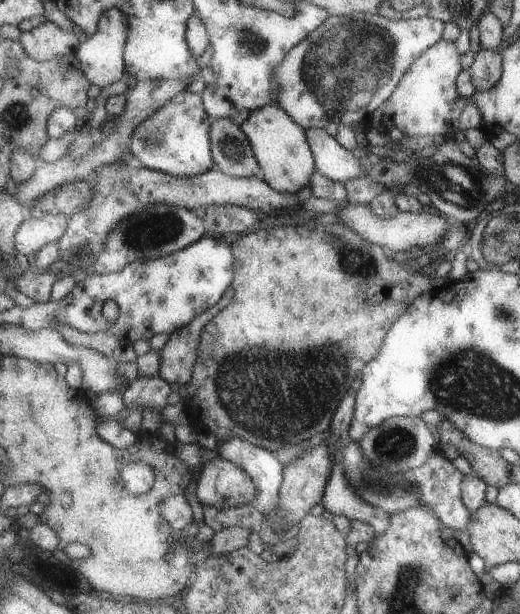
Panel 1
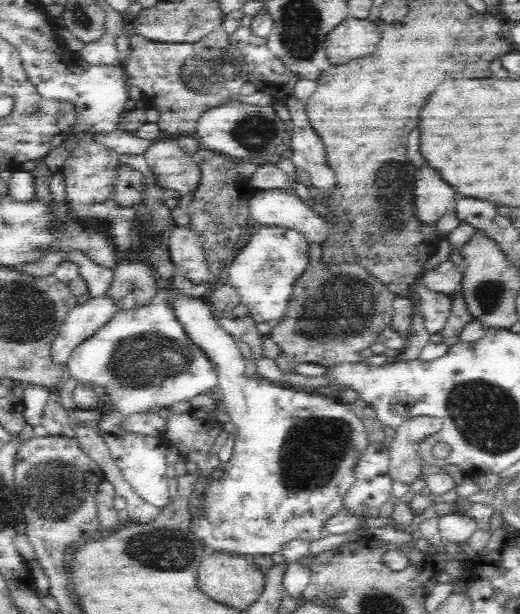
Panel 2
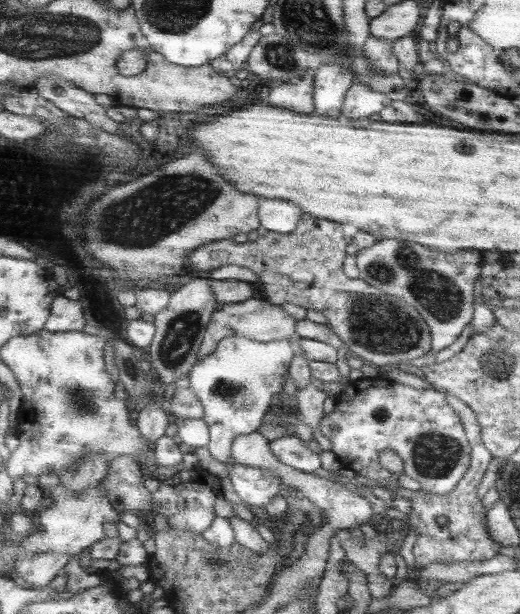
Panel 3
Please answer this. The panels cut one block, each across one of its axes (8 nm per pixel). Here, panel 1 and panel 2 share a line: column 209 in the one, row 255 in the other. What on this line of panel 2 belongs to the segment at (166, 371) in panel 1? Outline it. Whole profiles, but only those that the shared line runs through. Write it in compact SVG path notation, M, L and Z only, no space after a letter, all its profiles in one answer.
M310 244L308 258L308 270L296 280L292 302L288 304L282 322L272 328L272 340L282 350L274 364L282 374L288 374L288 370L300 362L314 362L324 368L346 362L364 362L360 352L376 344L378 334L390 328L394 320L394 294L364 266L354 262L326 266L324 250L318 244Z

